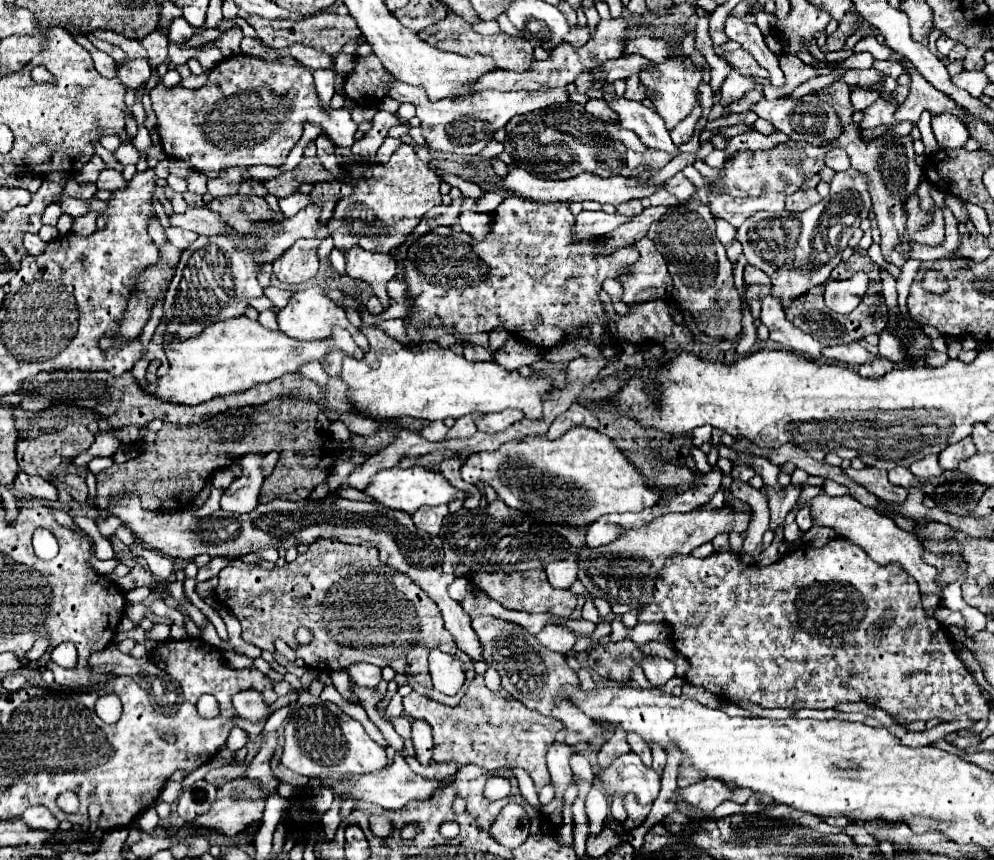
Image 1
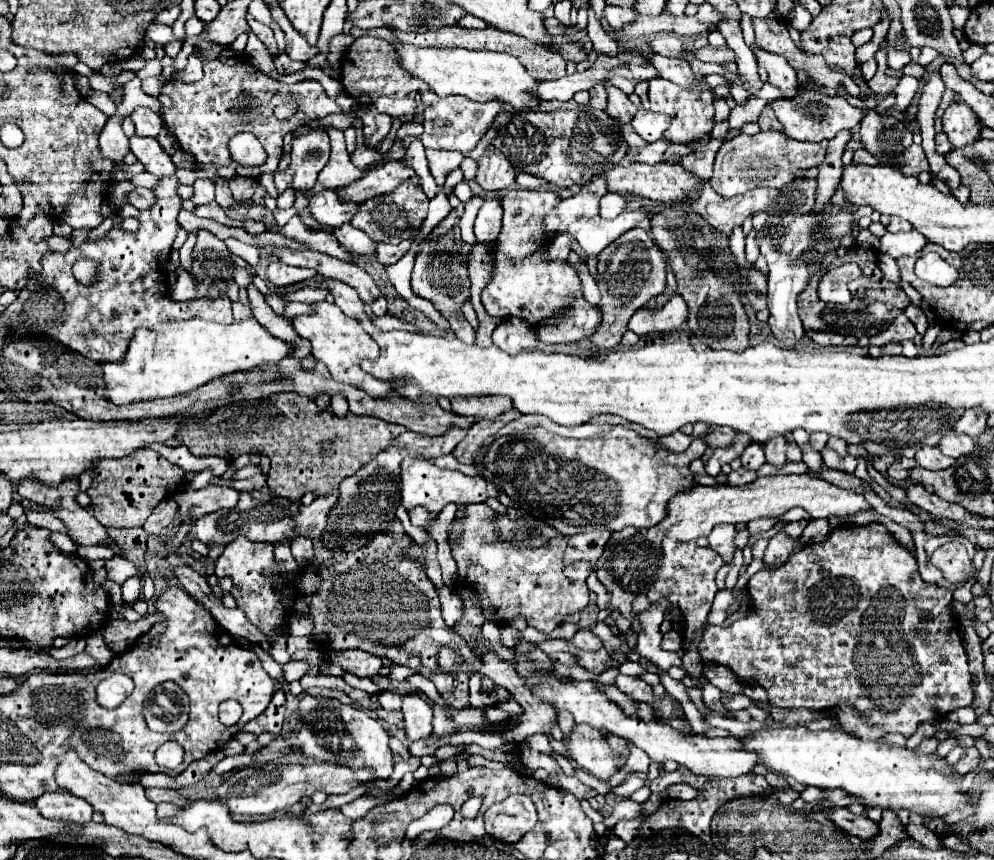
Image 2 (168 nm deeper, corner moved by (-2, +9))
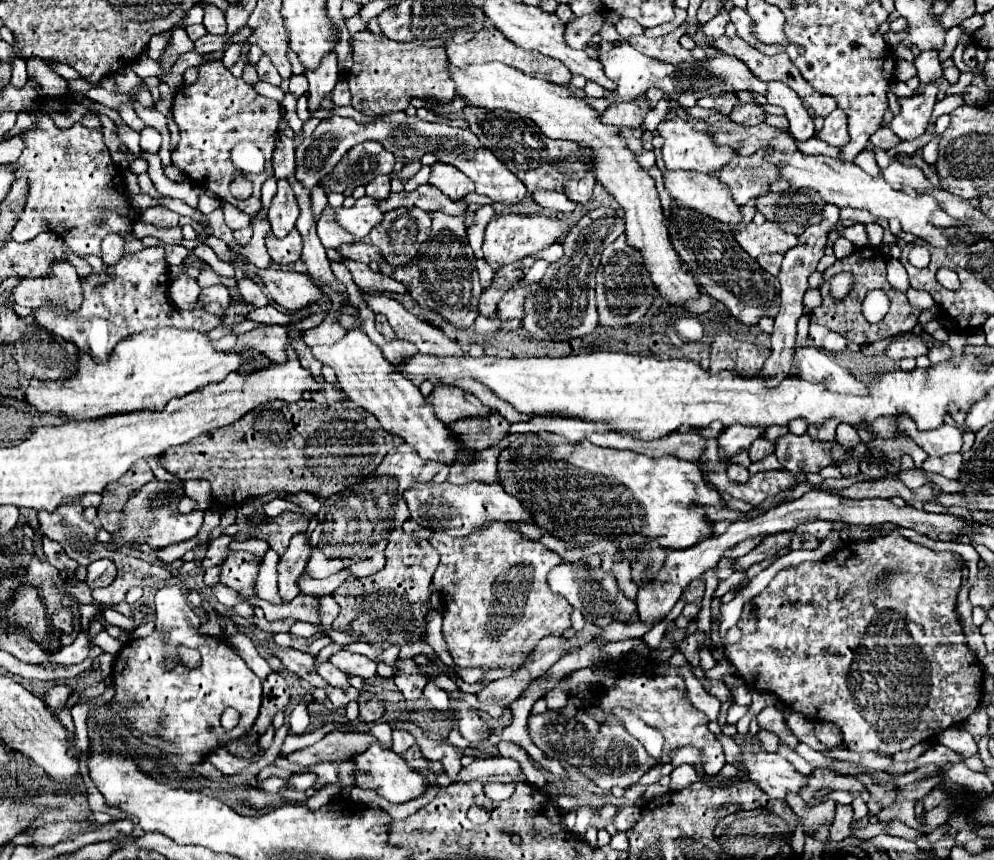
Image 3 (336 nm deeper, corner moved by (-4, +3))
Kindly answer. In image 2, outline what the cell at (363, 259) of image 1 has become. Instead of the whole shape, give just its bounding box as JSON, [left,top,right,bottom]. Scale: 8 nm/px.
[332,223,376,255]

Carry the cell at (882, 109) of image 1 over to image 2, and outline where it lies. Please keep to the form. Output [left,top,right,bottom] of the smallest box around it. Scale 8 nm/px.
[888,75,918,111]

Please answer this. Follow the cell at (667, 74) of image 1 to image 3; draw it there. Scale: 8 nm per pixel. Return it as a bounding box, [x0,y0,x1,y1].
[656,99,732,173]

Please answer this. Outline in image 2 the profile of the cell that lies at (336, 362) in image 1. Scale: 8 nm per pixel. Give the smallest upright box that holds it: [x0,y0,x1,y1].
[294,301,397,399]

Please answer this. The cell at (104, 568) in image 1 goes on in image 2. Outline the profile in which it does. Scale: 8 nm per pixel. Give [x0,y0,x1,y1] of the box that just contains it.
[24,509,68,533]

